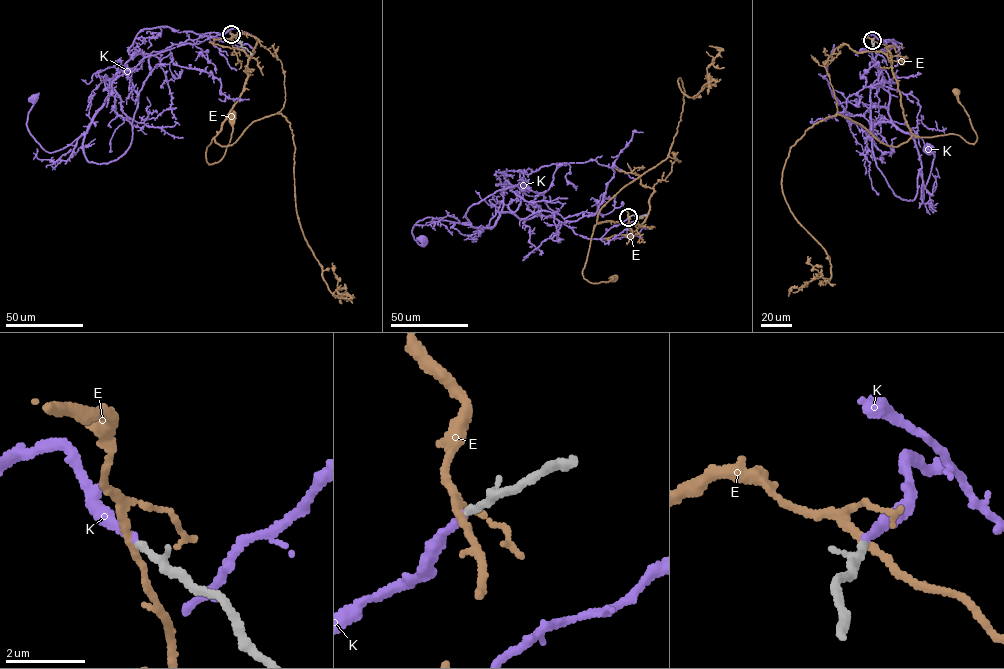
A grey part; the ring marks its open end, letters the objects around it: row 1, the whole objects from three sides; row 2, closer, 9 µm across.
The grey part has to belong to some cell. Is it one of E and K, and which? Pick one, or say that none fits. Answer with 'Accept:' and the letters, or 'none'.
Accept: K

